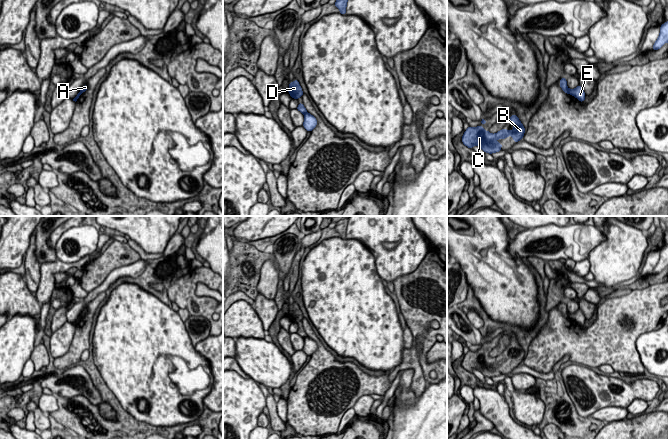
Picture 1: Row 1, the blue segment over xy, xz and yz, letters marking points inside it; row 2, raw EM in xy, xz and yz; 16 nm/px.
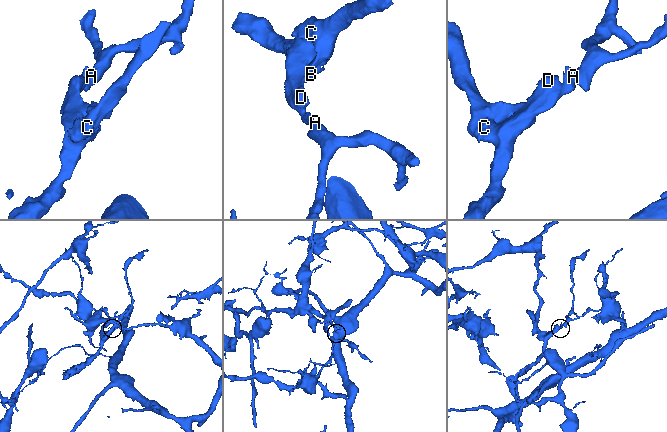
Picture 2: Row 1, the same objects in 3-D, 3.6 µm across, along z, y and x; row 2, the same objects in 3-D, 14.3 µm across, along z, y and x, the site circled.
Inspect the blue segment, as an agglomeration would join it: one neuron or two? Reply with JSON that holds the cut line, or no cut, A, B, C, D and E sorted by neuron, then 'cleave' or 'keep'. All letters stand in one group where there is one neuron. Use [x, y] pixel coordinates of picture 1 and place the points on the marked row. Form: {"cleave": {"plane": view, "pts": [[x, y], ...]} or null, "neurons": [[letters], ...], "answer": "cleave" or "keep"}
{"cleave": {"plane": "yz", "pts": [[567, 89], [568, 92]]}, "neurons": [["A", "E"], ["B", "C", "D"]], "answer": "cleave"}

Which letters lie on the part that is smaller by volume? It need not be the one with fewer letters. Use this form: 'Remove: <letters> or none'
Remove: B, C, D

